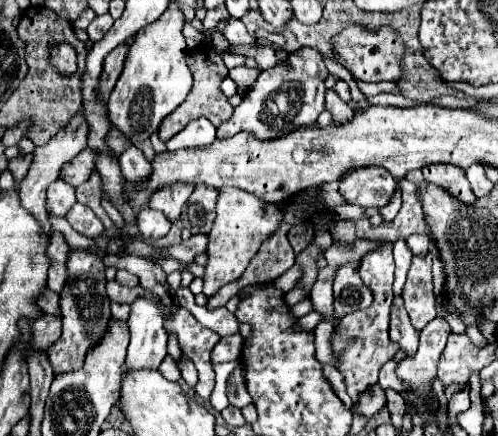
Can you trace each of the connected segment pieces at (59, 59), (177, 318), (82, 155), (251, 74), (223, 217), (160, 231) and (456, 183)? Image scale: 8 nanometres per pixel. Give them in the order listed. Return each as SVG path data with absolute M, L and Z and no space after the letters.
M58 44L51 50L51 64L63 74L73 74L77 70L77 54L69 44Z
M179 308L171 318L165 316L165 328L177 332L183 354L193 360L193 364L199 372L199 382L195 384L195 392L203 400L209 400L209 396L213 392L213 384L215 384L213 366L209 364L209 354L211 354L213 346L217 344L219 336L213 330L199 324L193 318L193 314L187 312L185 308Z
M85 148L71 162L67 162L61 168L59 178L77 188L77 186L81 186L89 178L89 174L93 170L95 170L95 152L91 148Z
M237 66L229 72L229 76L237 86L251 86L257 80L259 70L253 70L253 68L247 68L247 66Z
M223 188L219 190L217 208L215 208L215 224L209 232L209 244L207 244L207 264L203 274L203 294L211 298L223 284L229 284L237 280L251 258L257 254L259 246L279 228L281 216L273 218L267 212L267 204L259 202L251 192L239 190L239 188Z
M143 208L137 214L137 228L139 228L143 240L157 240L157 238L163 238L169 232L171 222L159 210Z
M443 164L425 166L423 176L425 182L435 182L445 190L451 190L451 194L455 194L455 198L459 198L461 202L473 204L477 200L465 178L465 170L459 170L459 166L443 166Z

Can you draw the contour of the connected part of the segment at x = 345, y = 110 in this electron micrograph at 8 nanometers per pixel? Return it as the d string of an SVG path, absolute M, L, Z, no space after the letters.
M327 90L327 110L333 114L335 122L347 122L347 118L351 118L351 108L333 92L333 90Z

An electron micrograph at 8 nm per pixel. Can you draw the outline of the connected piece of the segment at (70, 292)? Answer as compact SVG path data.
M75 250L69 254L67 280L65 280L63 290L59 292L63 332L61 332L61 338L55 344L51 344L47 350L55 374L79 370L83 366L83 358L85 358L87 350L91 346L95 346L95 342L103 334L103 328L107 328L111 310L109 310L109 298L105 294L105 282L107 282L105 266L97 256L93 256L85 250Z

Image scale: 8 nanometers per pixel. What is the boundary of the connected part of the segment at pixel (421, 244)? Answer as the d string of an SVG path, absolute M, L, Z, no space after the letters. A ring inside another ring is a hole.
M411 234L405 242L407 242L407 248L409 248L413 254L423 254L423 250L429 250L427 234Z

